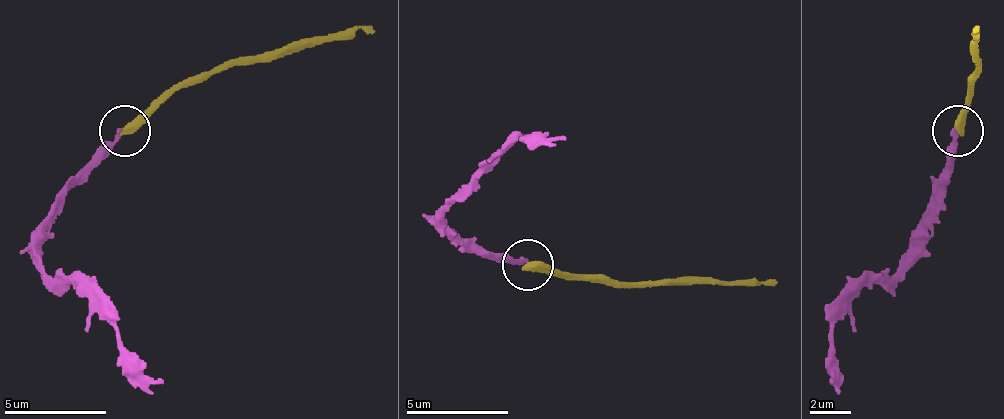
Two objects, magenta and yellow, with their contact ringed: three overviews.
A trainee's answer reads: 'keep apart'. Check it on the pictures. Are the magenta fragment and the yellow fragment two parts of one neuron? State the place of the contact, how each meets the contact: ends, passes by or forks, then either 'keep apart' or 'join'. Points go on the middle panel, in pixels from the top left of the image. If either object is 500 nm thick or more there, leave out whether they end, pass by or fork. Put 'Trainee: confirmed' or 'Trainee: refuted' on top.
Trainee: confirmed
at (527, 264); magenta ends there; yellow ends there; keep apart

